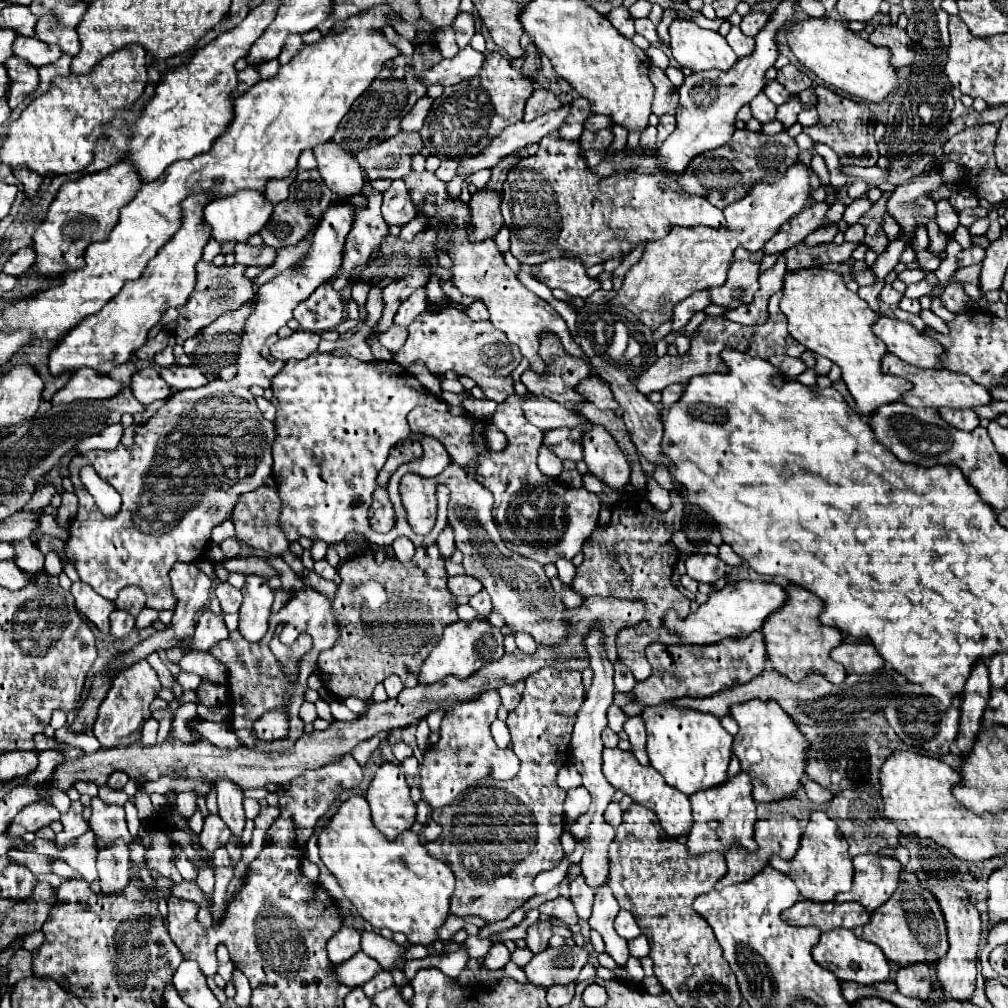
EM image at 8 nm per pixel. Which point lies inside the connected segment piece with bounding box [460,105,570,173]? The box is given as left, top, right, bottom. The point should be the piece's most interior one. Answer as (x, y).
(522, 134)

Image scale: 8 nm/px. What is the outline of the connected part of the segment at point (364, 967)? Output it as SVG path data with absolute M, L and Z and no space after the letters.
M362 951L340 965L332 965L332 975L338 979L338 983L348 987L366 983L368 979L372 979L372 975L376 975L376 971L382 971L382 967L374 959L368 959L368 955L364 955Z

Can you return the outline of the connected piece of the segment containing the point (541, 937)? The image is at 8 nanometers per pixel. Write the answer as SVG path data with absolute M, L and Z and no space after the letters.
M536 921L534 925L528 927L528 935L526 935L526 943L528 943L528 949L532 953L540 953L548 947L548 939L552 935L562 935L562 937L572 937L572 931L568 927L554 927L552 923L548 921Z

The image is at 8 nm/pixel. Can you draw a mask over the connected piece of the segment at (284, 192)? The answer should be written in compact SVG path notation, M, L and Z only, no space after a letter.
M296 171L290 177L286 177L286 179L272 179L272 181L268 181L268 185L266 185L266 199L272 201L272 205L278 205L278 203L282 203L288 197L288 183L292 181L292 177L296 177Z

